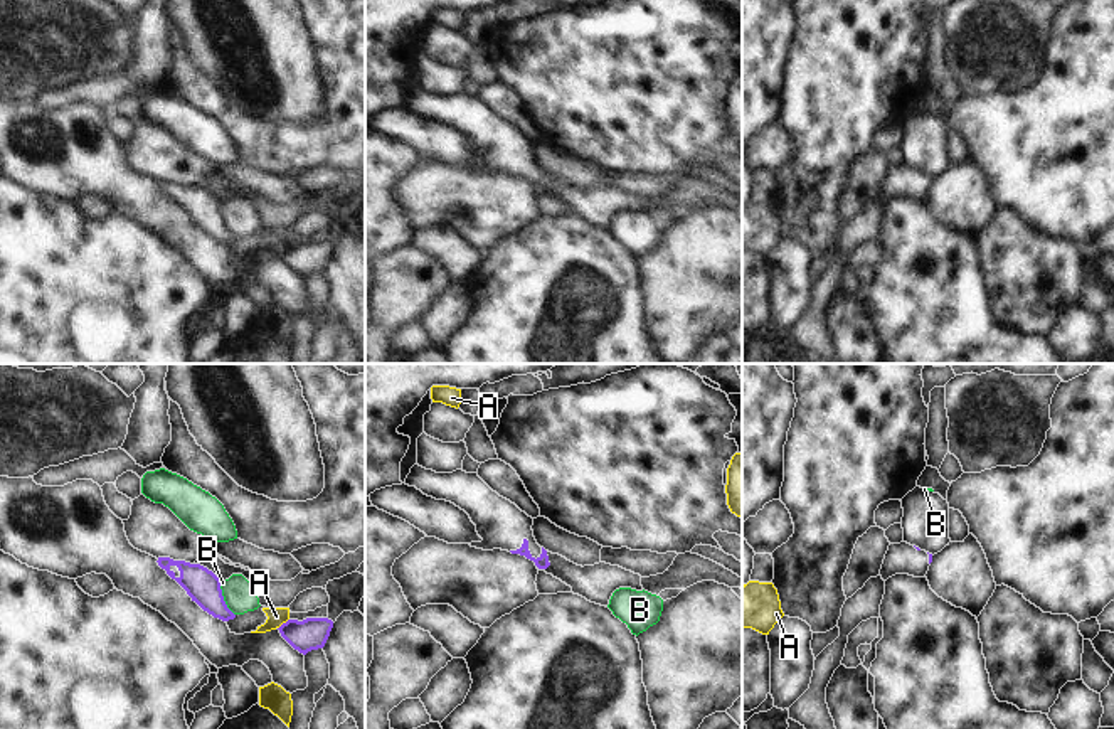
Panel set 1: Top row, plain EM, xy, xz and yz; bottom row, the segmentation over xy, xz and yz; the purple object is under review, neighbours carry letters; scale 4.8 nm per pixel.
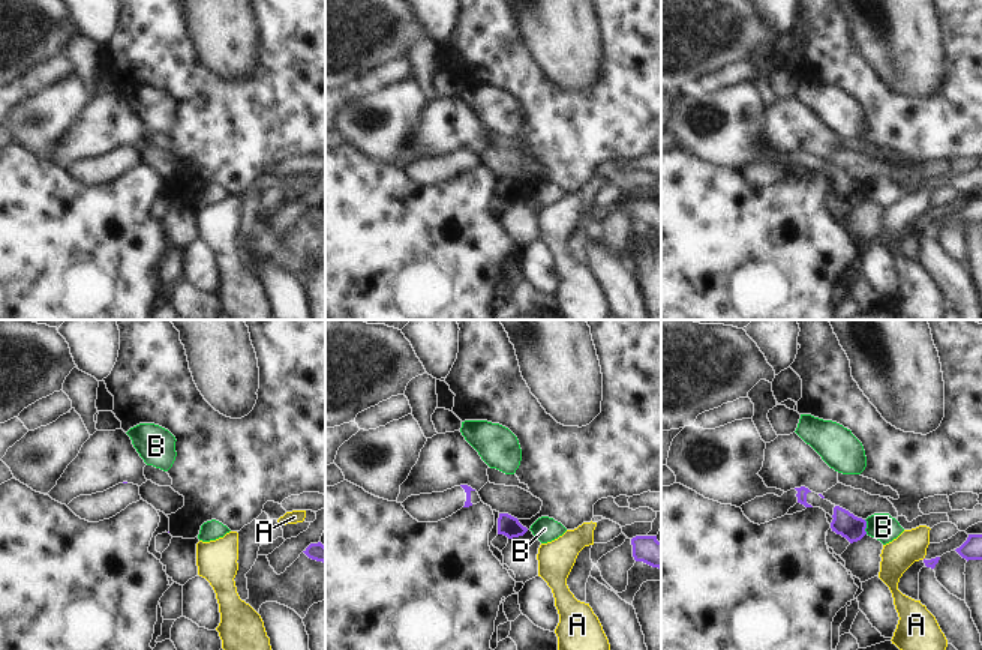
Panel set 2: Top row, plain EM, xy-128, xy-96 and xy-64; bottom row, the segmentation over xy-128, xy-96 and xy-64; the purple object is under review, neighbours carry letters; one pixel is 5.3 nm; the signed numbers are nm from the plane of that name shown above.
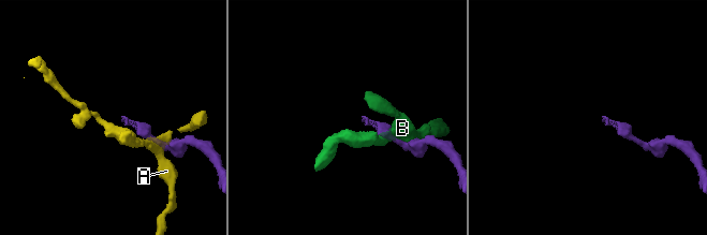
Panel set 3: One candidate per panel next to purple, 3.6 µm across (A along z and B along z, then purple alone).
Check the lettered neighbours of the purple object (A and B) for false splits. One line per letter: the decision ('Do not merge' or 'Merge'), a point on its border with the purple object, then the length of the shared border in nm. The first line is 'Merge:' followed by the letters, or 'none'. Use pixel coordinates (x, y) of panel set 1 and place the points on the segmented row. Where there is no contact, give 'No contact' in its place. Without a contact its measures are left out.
Merge: none
A: Do not merge. Touches purple at xy (283, 623). Shared border 80 nm
B: Do not merge. Touches purple at xy (222, 598). Shared border 180 nm.

